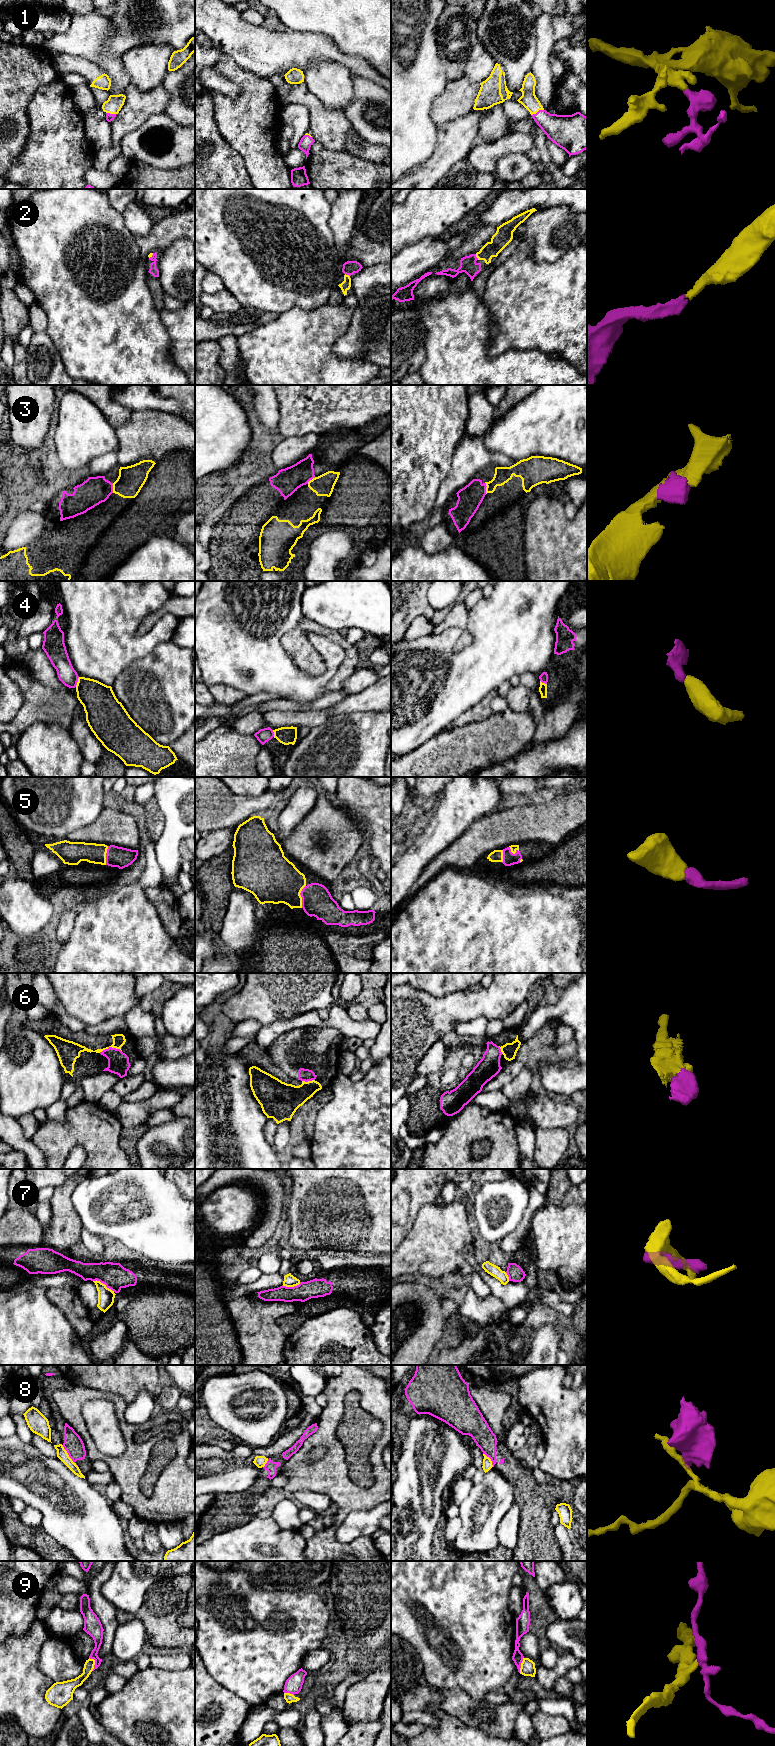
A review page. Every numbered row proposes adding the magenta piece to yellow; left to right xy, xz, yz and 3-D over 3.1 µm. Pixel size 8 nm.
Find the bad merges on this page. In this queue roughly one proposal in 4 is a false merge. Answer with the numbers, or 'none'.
3, 7, 8, 9

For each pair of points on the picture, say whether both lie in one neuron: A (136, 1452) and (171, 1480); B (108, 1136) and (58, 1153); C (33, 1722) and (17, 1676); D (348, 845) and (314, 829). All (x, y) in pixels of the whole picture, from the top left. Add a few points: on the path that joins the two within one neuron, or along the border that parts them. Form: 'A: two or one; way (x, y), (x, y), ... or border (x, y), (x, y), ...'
A: one; way (133, 1471), (133, 1489), (144, 1500), (152, 1499)
B: one; way (96, 1136), (75, 1136), (70, 1141)
C: one; way (32, 1711), (17, 1687)
D: one; way (340, 839), (322, 836)

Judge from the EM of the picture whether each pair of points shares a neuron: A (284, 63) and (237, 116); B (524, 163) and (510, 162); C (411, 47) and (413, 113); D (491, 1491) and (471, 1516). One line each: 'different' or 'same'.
A: different
B: same
C: same
D: same

